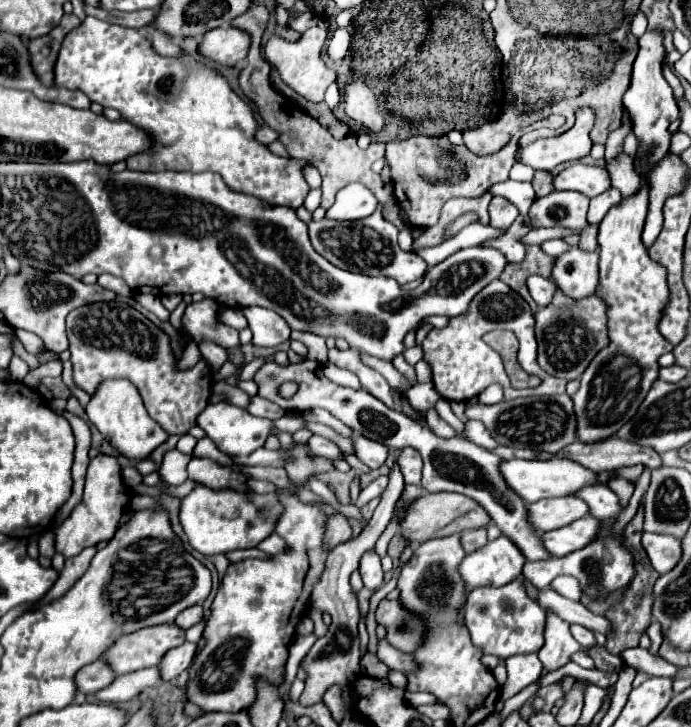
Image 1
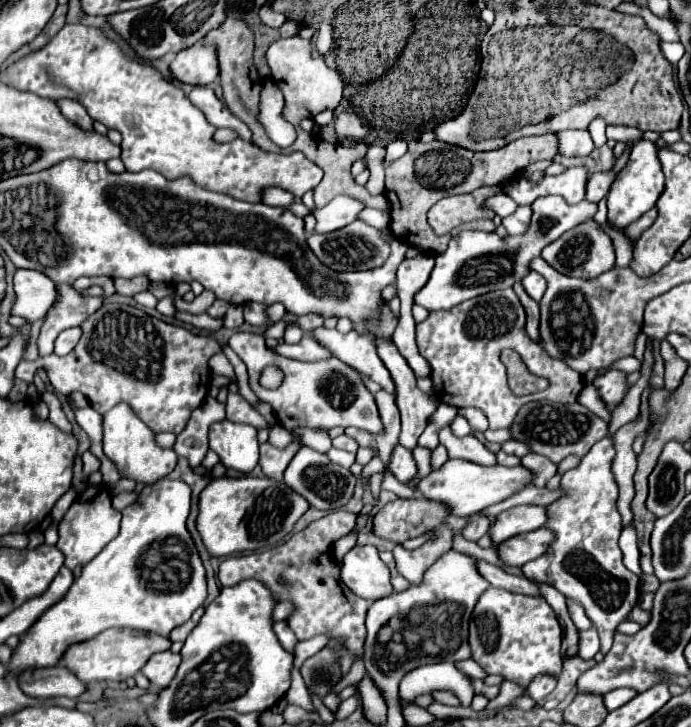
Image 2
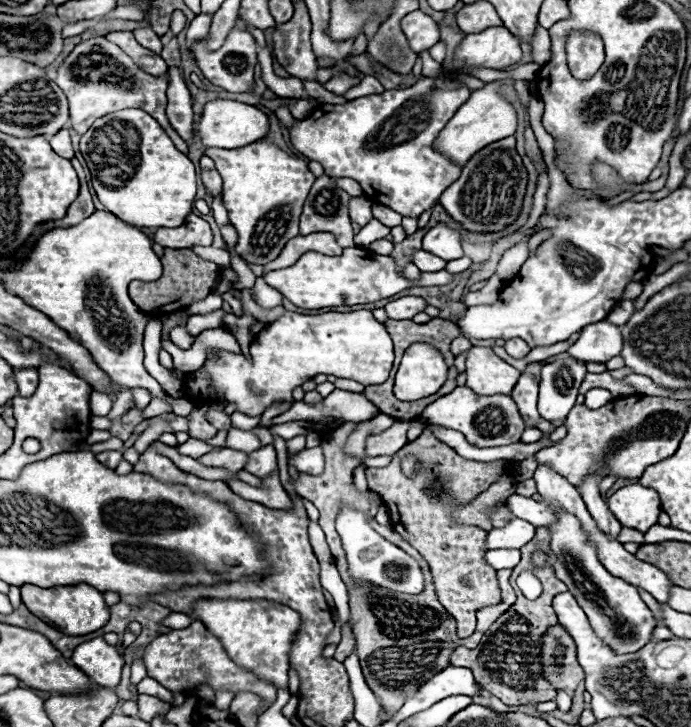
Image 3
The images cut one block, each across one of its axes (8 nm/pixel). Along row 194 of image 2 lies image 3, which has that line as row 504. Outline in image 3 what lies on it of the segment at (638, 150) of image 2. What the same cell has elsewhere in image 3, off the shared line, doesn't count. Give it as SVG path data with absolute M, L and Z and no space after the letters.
M640 484L624 486L612 494L608 498L608 510L624 528L634 528L638 532L648 532L662 512L658 494Z

